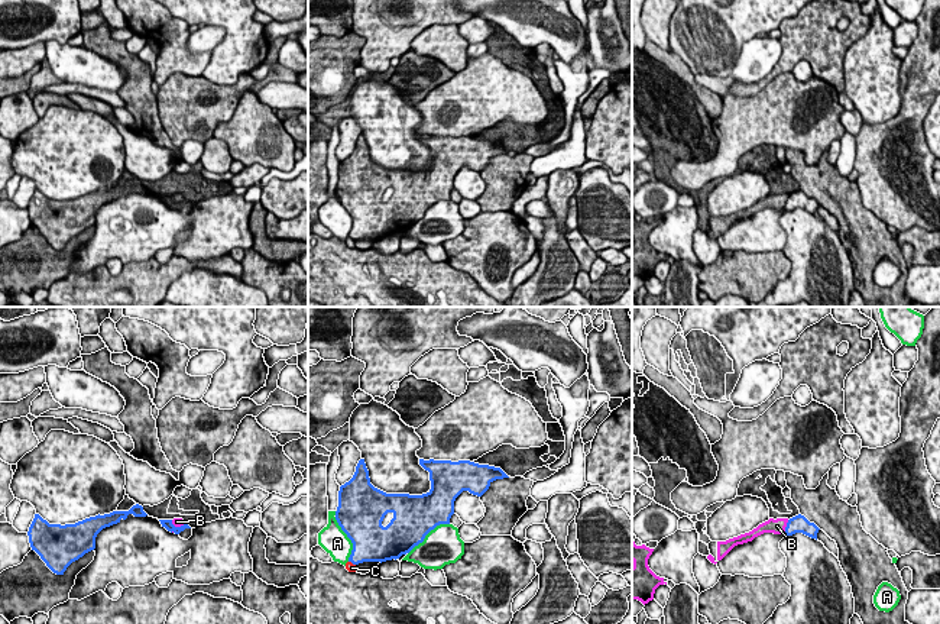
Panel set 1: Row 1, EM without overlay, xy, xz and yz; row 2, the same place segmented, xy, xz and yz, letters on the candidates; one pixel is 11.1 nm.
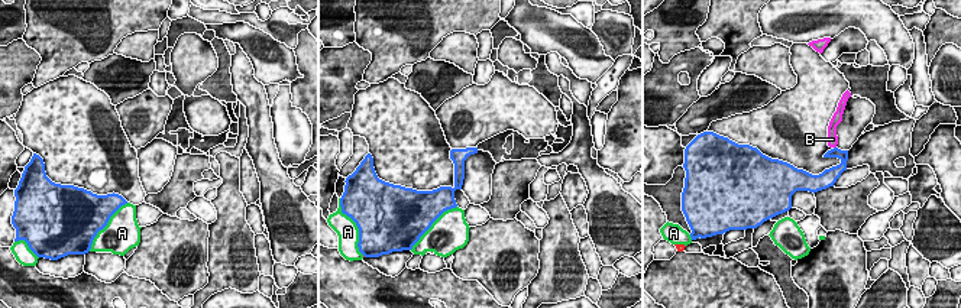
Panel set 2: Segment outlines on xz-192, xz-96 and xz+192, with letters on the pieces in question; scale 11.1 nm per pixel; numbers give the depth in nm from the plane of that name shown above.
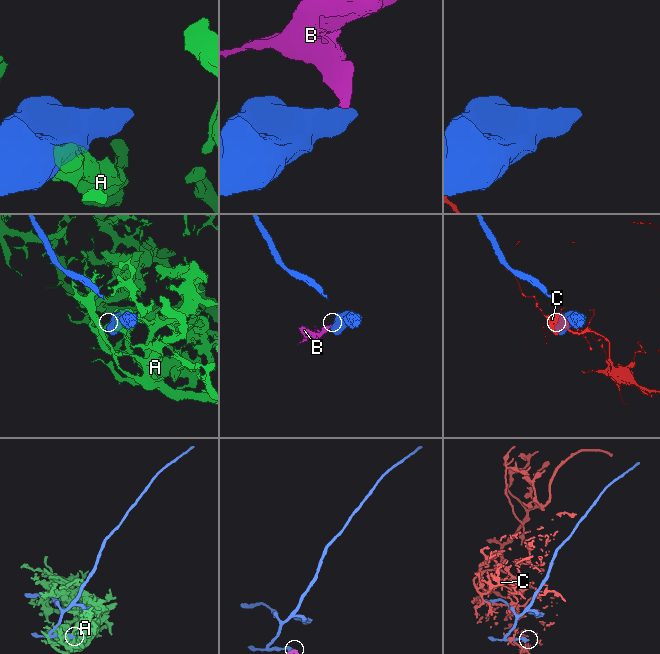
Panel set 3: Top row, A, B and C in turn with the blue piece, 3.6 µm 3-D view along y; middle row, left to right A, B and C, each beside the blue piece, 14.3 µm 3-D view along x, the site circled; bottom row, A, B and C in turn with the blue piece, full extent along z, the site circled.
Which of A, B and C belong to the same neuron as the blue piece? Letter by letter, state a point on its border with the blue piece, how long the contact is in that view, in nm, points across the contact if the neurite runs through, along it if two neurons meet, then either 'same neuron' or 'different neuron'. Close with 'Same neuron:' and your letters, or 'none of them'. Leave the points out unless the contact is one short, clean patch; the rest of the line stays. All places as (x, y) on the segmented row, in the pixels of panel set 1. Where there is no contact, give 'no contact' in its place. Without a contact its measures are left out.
A: contact xz (349, 537); length 500 nm; different neuron
B: contact yz (787, 526); length 150 nm; border yz (788, 520), (784, 532); different neuron
C: contact xz (352, 562); length 100 nm; border xz (349, 561), (355, 565); different neuron
Same neuron: none of them

